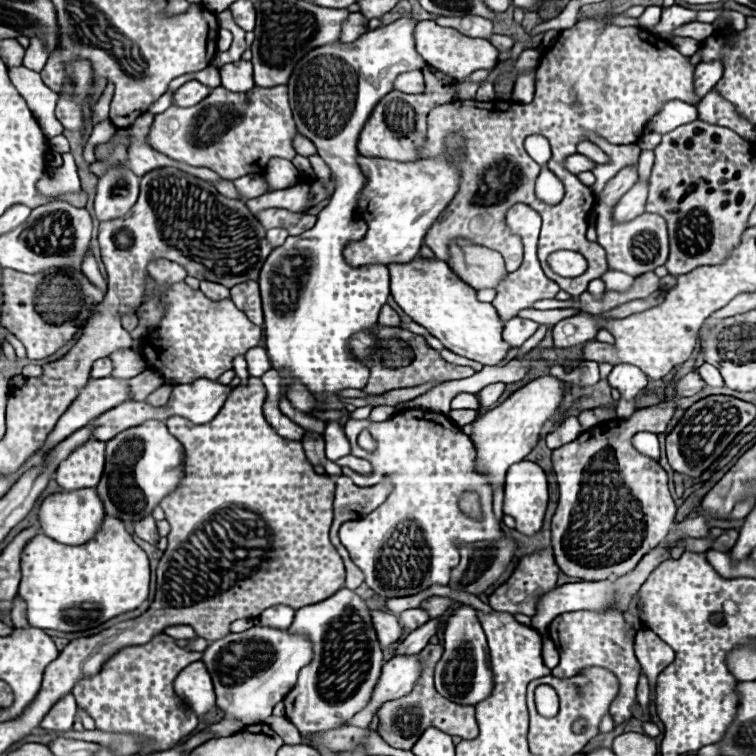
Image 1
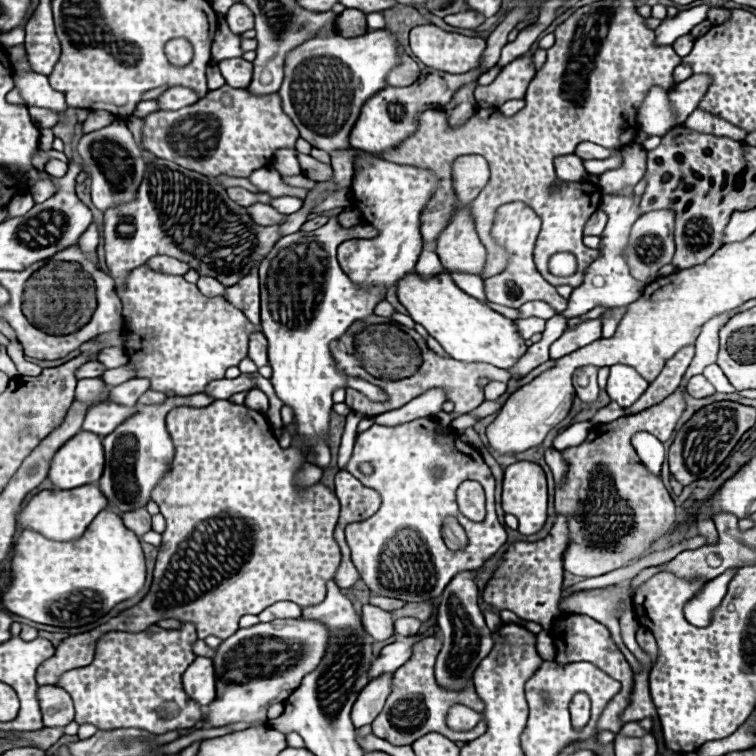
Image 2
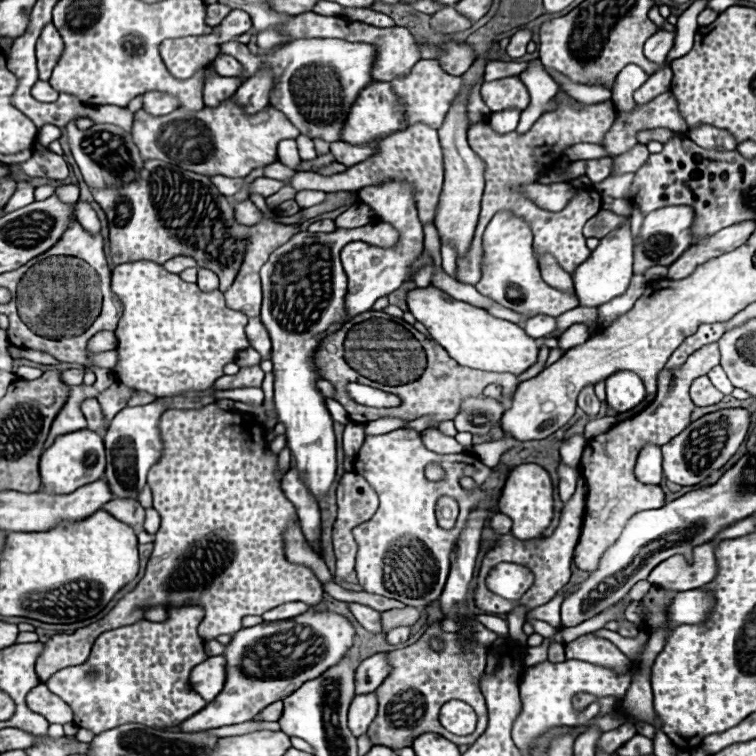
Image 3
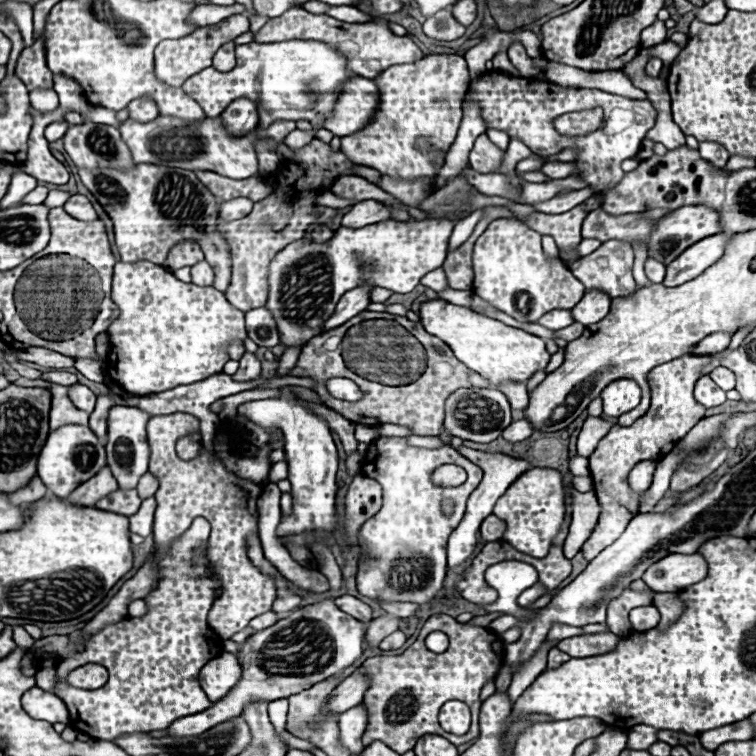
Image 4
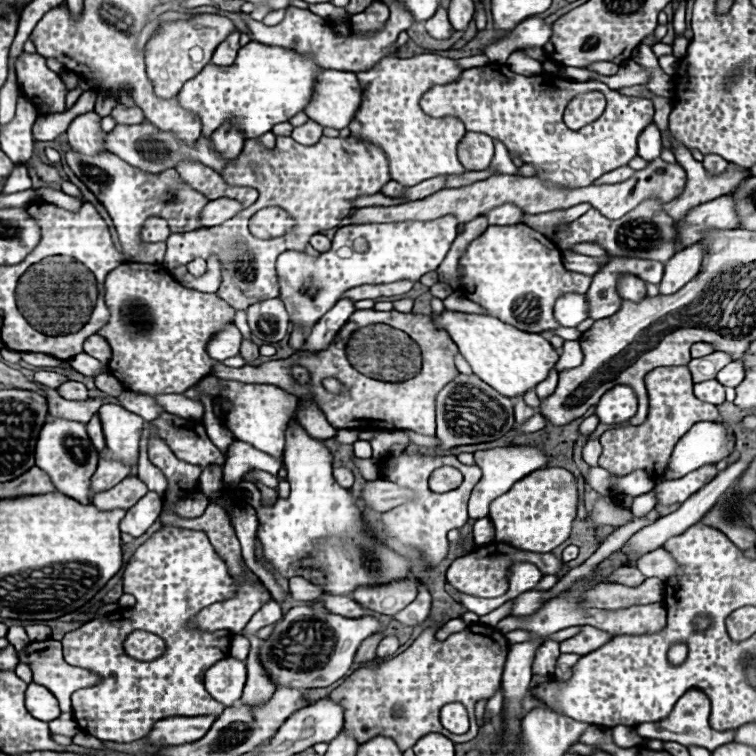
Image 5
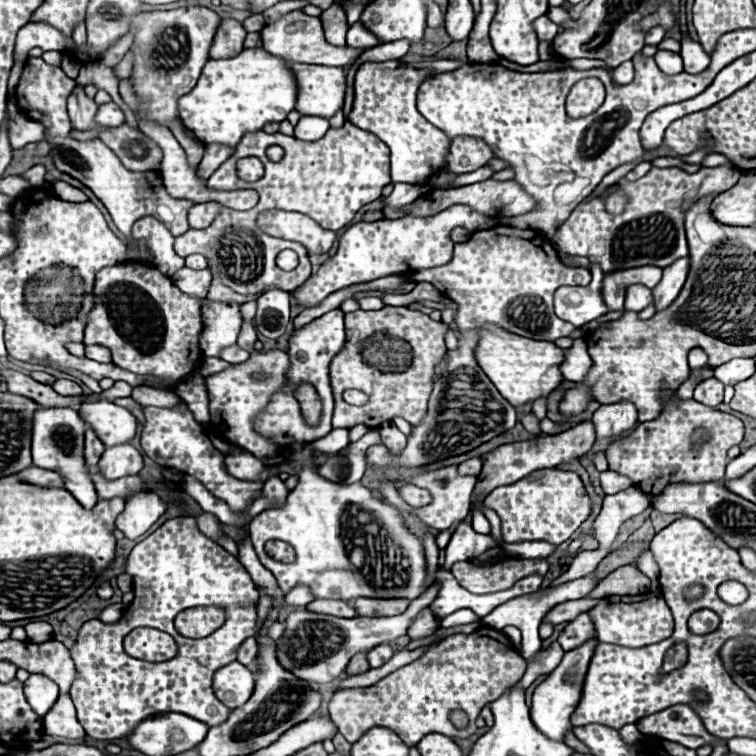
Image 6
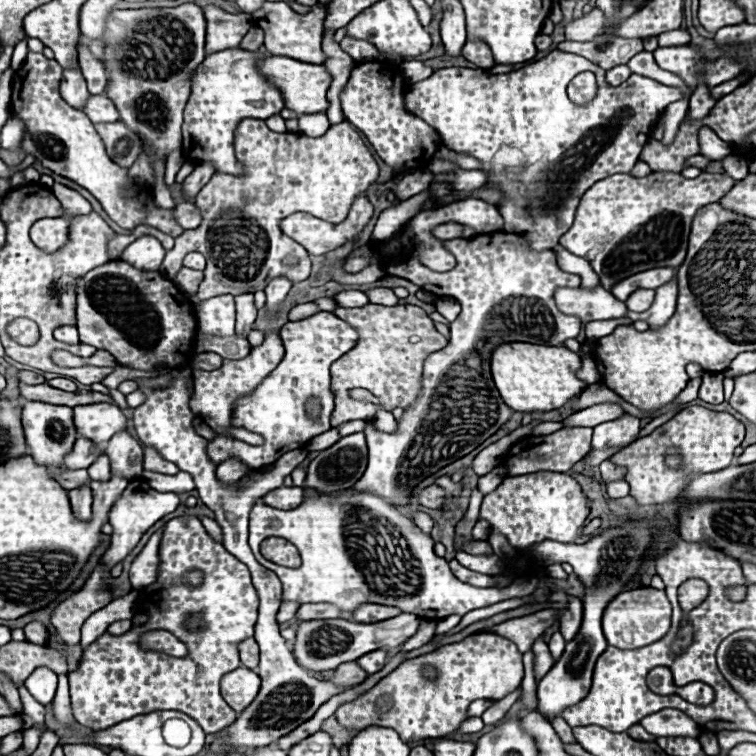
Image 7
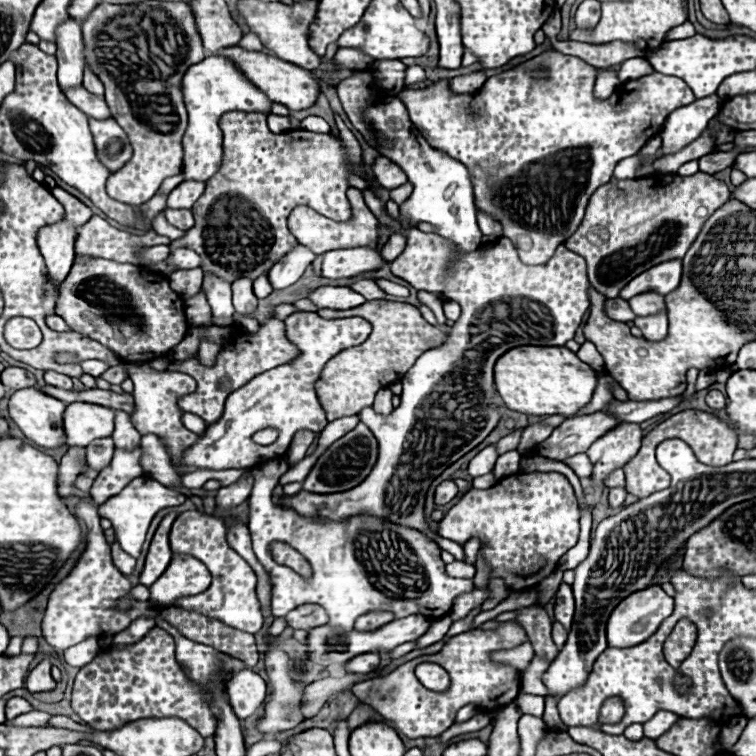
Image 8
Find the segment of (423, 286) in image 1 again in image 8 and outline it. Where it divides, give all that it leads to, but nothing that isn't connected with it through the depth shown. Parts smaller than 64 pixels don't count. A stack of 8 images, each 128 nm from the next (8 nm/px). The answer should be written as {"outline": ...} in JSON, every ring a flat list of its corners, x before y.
{"outline":[[518,346,518,348,512,348,510,352,506,352,498,358,498,362,494,366,494,380,496,380,498,394,504,400,504,406,514,412,528,414,528,416,564,414,566,418,570,418,590,402,592,392,596,388,596,372,588,364,584,364,566,346]]}

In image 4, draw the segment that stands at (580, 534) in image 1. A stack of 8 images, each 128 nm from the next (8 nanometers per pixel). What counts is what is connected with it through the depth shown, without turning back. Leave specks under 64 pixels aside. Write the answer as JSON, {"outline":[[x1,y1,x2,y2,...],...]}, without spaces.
{"outline":[[686,354,682,358,676,358,672,362,656,366,648,374,648,382,652,388,652,406,650,410,638,418,632,426,614,426,596,446,592,456,588,458,592,462,592,480,594,490,600,502,600,518,590,534,590,538,582,546,584,558,590,562,594,556,602,552,602,548,610,546,624,530,626,524,638,514,638,508,642,506,644,492,634,492,628,484,630,470,642,462,642,460,660,460,664,454,668,454,674,444,686,436,686,432,704,418,702,404,698,404,692,396,694,382,702,376,704,366,712,362,712,356,694,356]]}

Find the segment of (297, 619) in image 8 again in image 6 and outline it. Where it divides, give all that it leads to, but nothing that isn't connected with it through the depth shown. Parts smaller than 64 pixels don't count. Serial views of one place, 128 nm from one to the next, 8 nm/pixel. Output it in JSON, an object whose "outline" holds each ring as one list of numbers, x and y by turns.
{"outline":[[312,600,306,610,310,612,318,612,318,614,330,614,330,616,338,616,338,618,354,618,354,606,350,602,344,600]]}

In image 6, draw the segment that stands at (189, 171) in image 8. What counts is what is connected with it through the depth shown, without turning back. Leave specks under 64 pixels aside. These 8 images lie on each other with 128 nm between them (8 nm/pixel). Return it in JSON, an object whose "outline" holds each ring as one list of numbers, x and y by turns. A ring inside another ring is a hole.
{"outline":[[246,48,238,56,228,60,208,60,202,68,198,84,178,100,178,114,184,120,184,126,196,134,204,144,228,144,236,146,238,140,248,132,258,132,268,122,282,122,296,108,298,84,294,72,286,66,284,58,266,52,264,48],[253,157,251,163,249,163,248,159,240,159,237,162,237,174,242,180,256,182,260,176,263,176,264,166,256,157]]}

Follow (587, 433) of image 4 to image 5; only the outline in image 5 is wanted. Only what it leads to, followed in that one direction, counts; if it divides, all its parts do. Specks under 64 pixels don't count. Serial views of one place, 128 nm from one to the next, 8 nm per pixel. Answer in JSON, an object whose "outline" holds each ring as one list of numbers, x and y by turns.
{"outline":[[588,438,586,444,584,444,584,450,582,450,582,456,584,460,590,464,590,466,598,466,598,456,600,456,602,448,600,448,600,442,596,438]]}

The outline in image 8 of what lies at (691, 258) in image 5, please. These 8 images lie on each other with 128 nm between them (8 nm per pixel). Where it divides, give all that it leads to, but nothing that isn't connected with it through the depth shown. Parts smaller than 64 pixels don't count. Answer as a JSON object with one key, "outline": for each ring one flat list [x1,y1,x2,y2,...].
{"outline":[[664,310,660,312,660,316,636,316,634,324,642,330,644,338,662,340,668,332,668,314]]}

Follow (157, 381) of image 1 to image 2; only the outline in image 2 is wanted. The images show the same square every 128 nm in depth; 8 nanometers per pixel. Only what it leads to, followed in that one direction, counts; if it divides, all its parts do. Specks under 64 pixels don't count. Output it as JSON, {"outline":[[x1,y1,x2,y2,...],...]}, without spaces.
{"outline":[[132,378,124,384,118,384,110,390,110,402,116,404,124,404,124,406,134,406,138,402,138,398,150,390,150,380,142,380,142,378]]}

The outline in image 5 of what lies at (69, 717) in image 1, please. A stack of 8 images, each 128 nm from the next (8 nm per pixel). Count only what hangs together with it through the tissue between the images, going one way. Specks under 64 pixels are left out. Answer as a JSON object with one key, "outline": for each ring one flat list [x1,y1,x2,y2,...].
{"outline":[[34,682,26,690,26,710,42,722,50,722,60,716,58,700,50,694,48,688,38,686]]}

